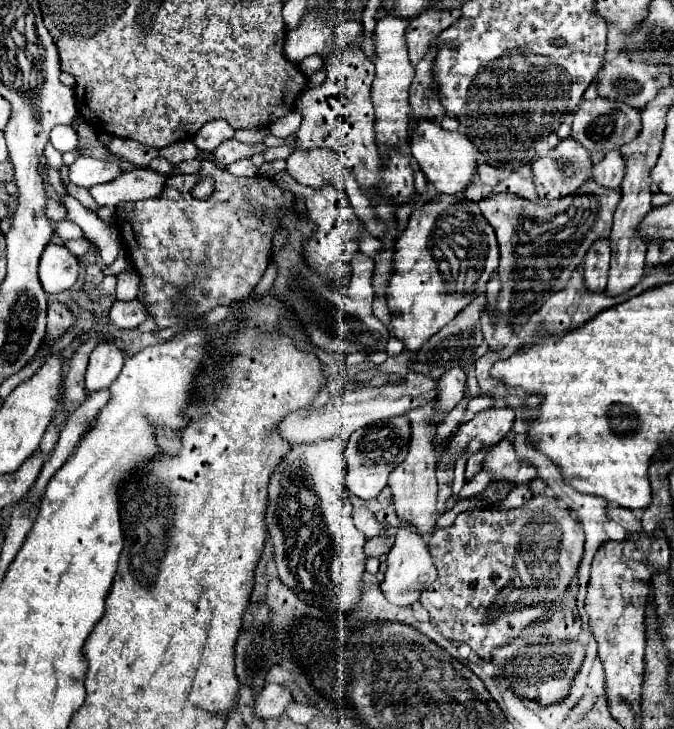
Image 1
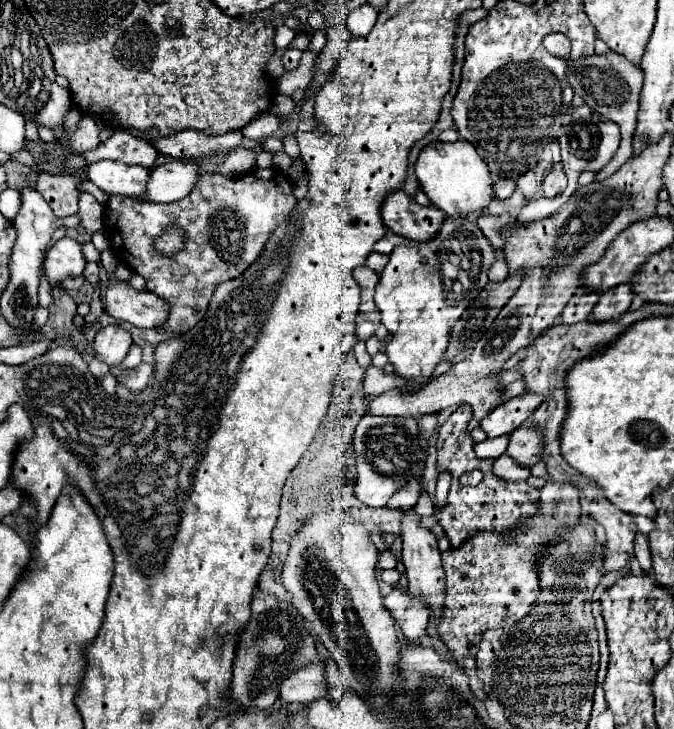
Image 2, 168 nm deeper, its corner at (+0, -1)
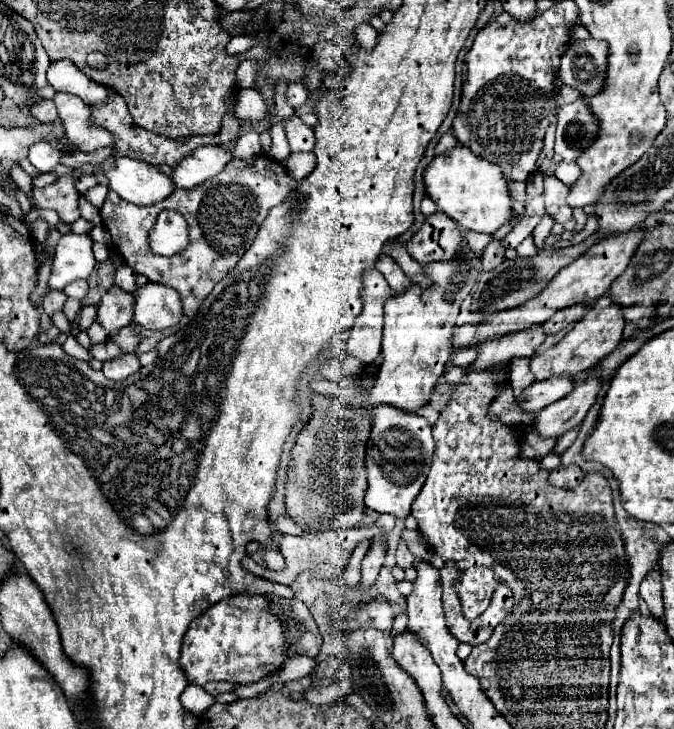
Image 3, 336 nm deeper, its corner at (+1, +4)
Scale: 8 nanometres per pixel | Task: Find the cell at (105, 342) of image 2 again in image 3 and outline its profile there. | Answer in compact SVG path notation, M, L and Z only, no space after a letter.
M107 291L101 297L97 323L107 331L107 335L119 333L123 327L131 325L131 299L123 295L123 291Z

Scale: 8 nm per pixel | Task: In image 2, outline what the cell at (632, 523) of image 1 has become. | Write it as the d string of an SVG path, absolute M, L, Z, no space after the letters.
M644 534L636 536L636 544L634 544L634 556L642 568L644 574L652 574L652 556L650 556L650 548L648 548L648 540L644 538Z

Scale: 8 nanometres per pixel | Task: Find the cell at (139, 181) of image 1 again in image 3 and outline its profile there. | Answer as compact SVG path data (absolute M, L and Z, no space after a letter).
M221 145L197 147L193 153L185 155L171 173L175 189L195 189L199 183L215 177L231 161L231 151Z

